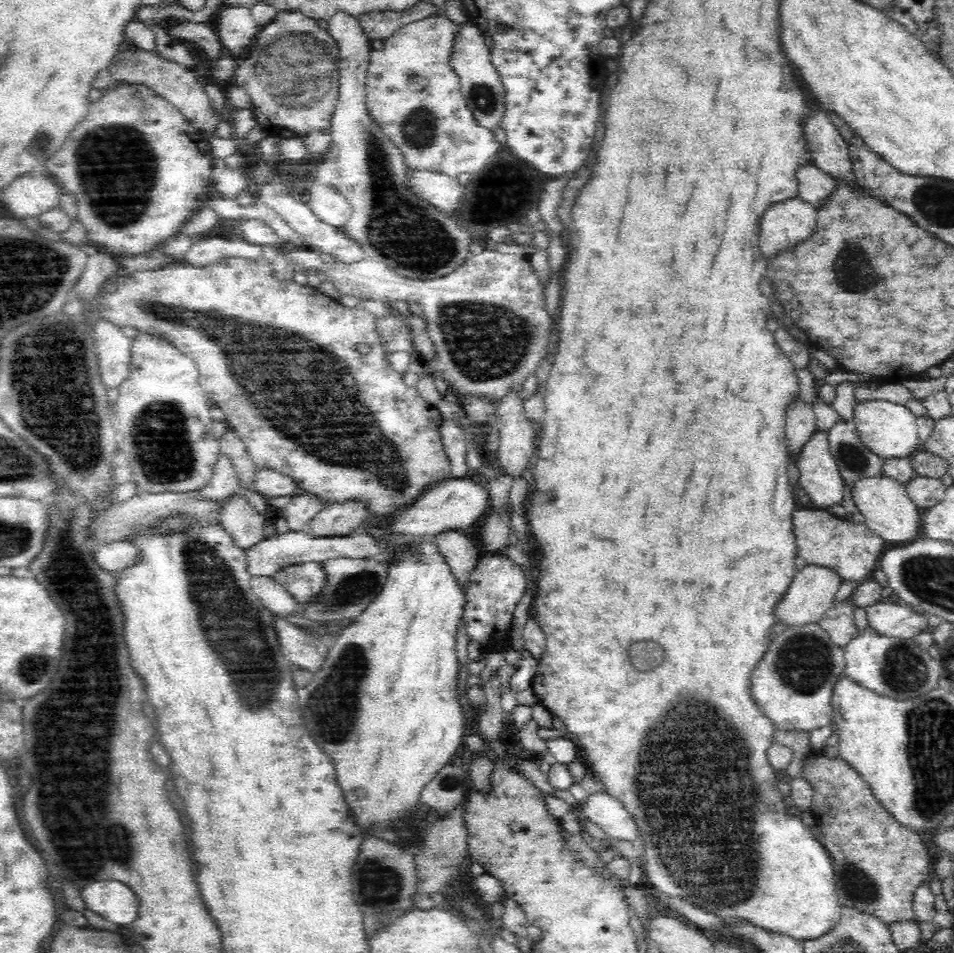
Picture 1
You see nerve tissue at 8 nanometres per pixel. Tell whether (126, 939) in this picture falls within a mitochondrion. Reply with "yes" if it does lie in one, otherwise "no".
no

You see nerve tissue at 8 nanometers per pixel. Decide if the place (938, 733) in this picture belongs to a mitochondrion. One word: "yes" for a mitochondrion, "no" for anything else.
yes

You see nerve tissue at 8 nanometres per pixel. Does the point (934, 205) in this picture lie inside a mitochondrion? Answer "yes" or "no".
yes

